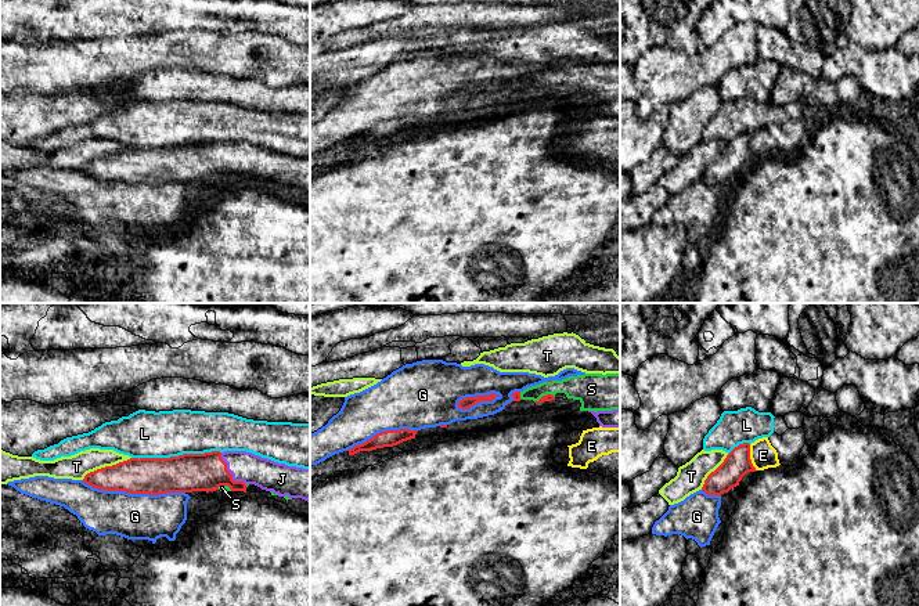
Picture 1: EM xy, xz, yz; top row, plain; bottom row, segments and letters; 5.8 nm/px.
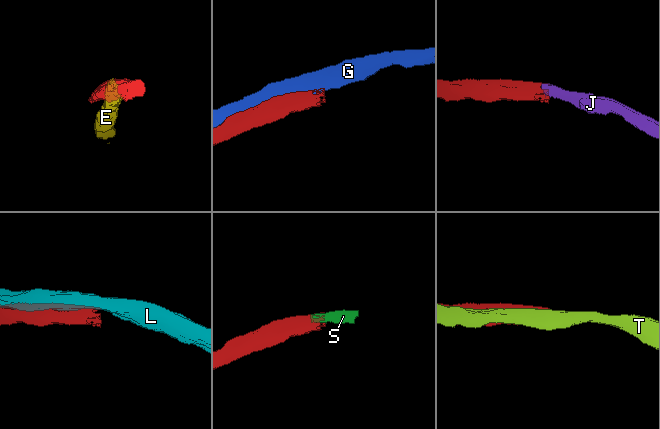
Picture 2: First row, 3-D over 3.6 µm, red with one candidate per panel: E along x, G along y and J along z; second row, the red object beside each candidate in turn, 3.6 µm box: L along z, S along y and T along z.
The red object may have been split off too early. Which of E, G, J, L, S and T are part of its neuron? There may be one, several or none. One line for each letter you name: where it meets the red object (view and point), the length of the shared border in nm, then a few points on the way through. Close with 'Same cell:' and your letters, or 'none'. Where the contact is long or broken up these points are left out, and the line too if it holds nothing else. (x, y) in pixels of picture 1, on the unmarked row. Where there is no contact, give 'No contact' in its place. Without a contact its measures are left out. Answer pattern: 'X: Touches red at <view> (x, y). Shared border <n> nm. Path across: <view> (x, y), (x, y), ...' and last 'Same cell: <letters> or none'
J: Touches red at xy (229, 162). Shared border 240 nm
S: Touches red at xz (544, 86). Shared border 120 nm
Same cell: J, S

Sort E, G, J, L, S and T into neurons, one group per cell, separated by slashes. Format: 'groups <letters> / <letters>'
groups E / G / J S / L / T

